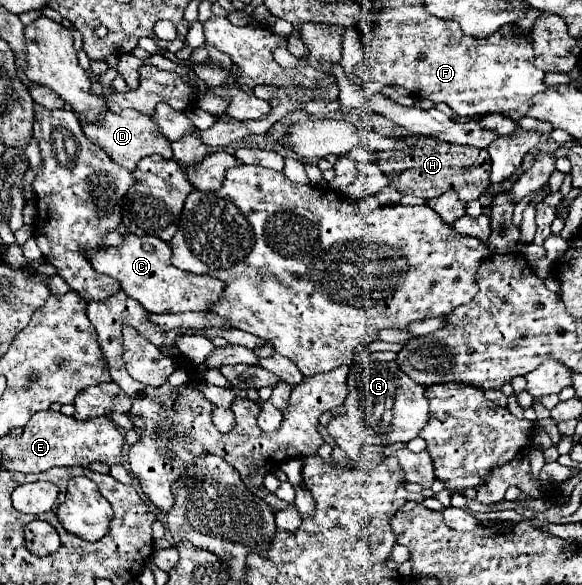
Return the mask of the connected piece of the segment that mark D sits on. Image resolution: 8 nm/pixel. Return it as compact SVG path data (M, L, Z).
M124 109L118 115L108 111L102 119L102 125L92 125L84 119L80 119L80 123L82 131L92 143L102 147L110 159L114 159L116 163L120 163L130 171L134 171L138 161L148 155L162 155L164 159L172 159L172 143L162 135L162 131L158 131L158 123L154 123L150 115L142 115L134 109Z

